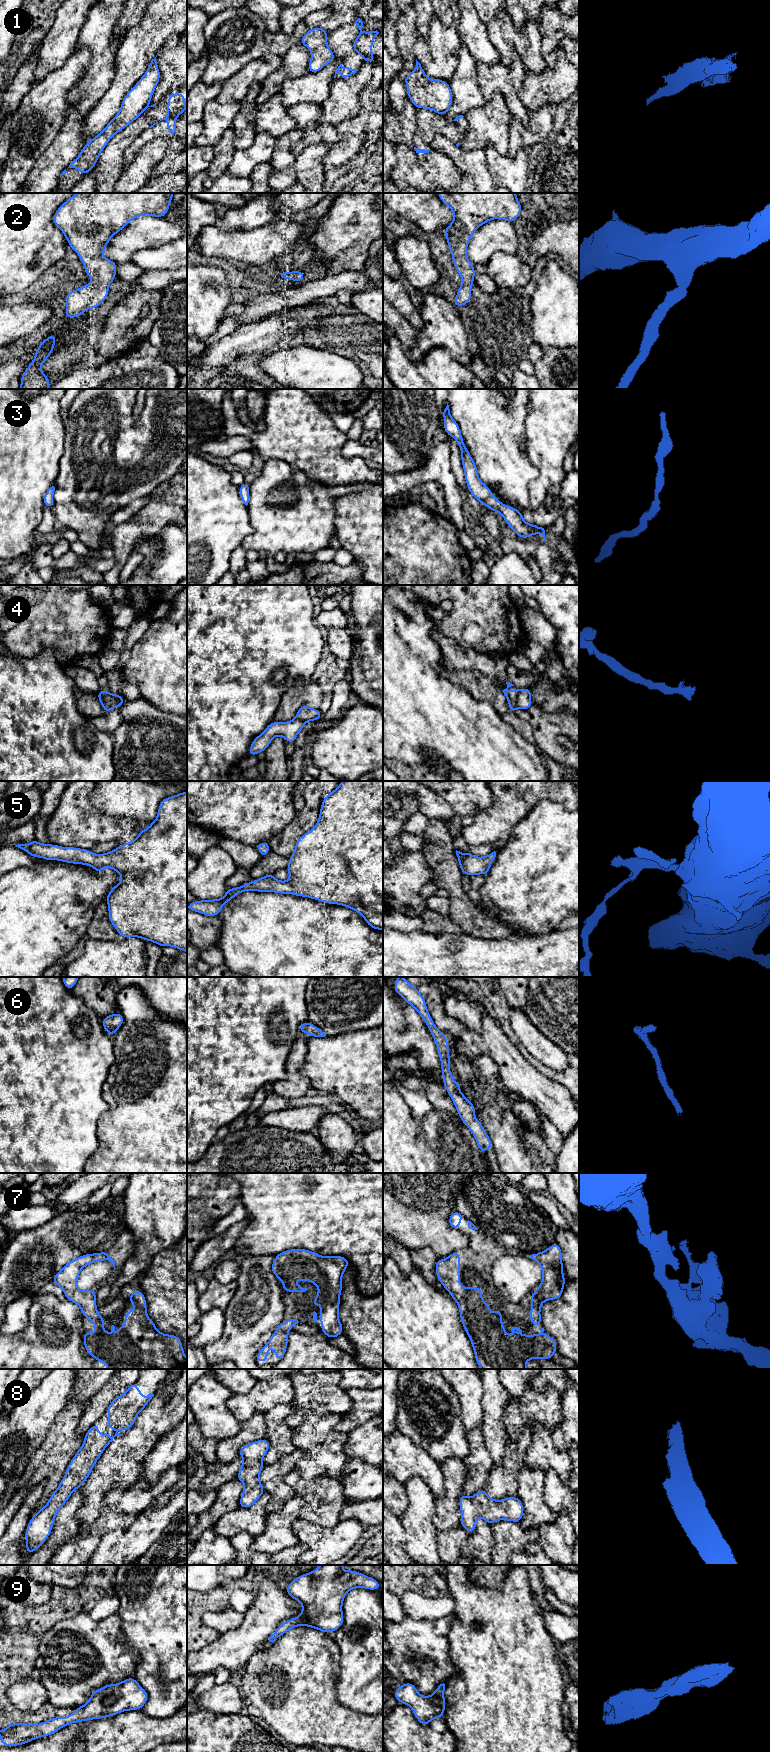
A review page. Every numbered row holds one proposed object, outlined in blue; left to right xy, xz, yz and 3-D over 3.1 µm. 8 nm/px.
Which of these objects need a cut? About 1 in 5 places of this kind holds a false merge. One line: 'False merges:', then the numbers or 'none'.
False merges: 1, 4

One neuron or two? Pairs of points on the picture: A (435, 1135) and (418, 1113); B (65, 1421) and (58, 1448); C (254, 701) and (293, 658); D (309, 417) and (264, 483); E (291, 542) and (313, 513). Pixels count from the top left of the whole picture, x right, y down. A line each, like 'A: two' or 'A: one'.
A: two
B: one
C: one
D: two
E: one

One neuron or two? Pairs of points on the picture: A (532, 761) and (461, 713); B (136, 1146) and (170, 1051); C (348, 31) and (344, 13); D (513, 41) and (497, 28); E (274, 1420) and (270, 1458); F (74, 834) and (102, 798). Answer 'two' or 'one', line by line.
A: one
B: one
C: two
D: one
E: one
F: two

